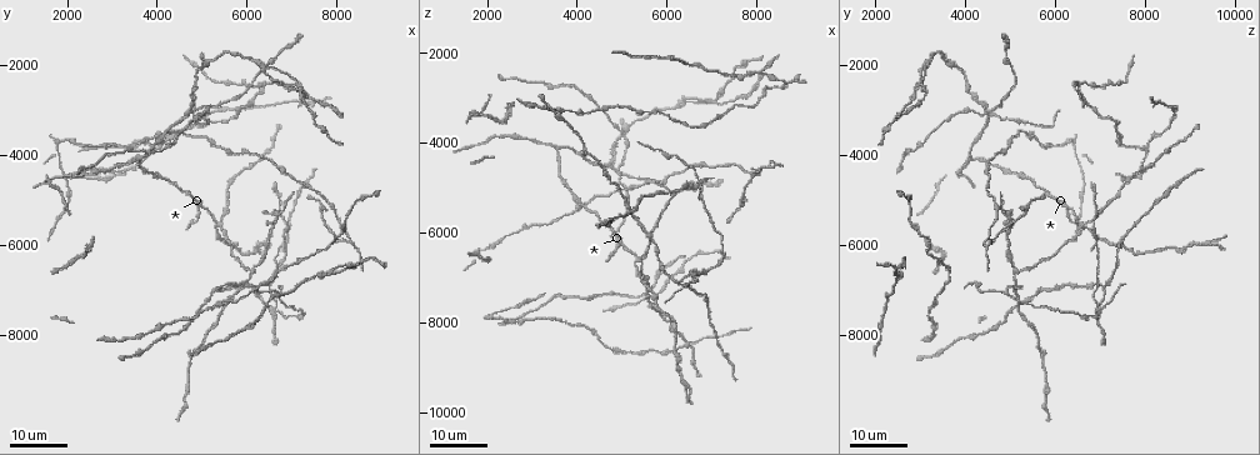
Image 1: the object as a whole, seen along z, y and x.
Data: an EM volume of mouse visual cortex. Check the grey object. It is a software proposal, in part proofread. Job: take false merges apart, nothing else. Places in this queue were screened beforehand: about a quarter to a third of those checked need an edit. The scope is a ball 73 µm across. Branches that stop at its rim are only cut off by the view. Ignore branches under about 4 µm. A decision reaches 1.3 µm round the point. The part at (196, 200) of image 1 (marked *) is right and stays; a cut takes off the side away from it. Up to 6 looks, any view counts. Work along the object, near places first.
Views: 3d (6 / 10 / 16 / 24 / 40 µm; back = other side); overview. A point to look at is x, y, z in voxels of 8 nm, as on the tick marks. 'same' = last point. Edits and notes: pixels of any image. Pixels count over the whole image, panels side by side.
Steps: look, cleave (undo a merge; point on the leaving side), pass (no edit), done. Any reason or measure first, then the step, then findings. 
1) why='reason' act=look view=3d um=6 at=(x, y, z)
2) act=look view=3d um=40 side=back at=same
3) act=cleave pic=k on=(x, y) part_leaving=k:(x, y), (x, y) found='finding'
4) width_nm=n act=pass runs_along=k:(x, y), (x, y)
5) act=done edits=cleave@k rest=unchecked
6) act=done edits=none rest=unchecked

why='four arms meet' act=look view=3d um=24 at=(5350, 5550, 6600)

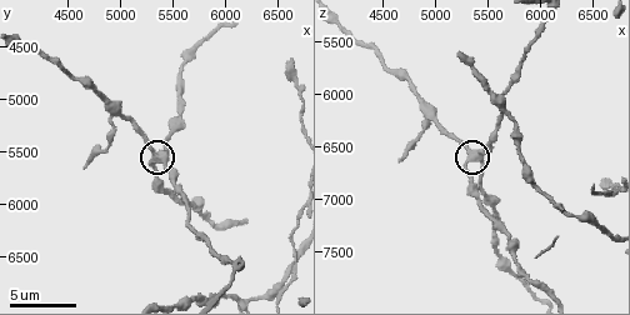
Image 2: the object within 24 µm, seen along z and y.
act=look view=3d um=10 at=(5420, 5540, 6600)

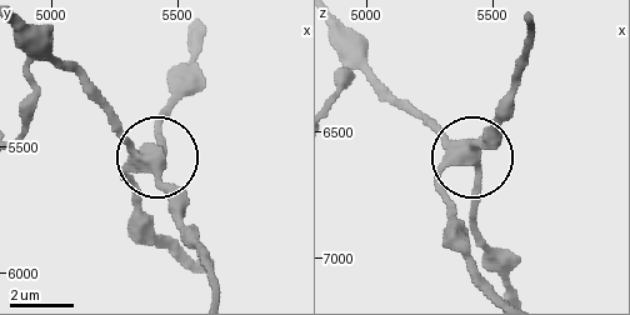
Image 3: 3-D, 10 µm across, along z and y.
arms=4 act=cleave pic=3 on=(185, 195) part_leaving=3:(154, 164), (211, 290) found='a second neuron is stuck on'

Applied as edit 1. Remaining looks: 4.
act=look view=overview

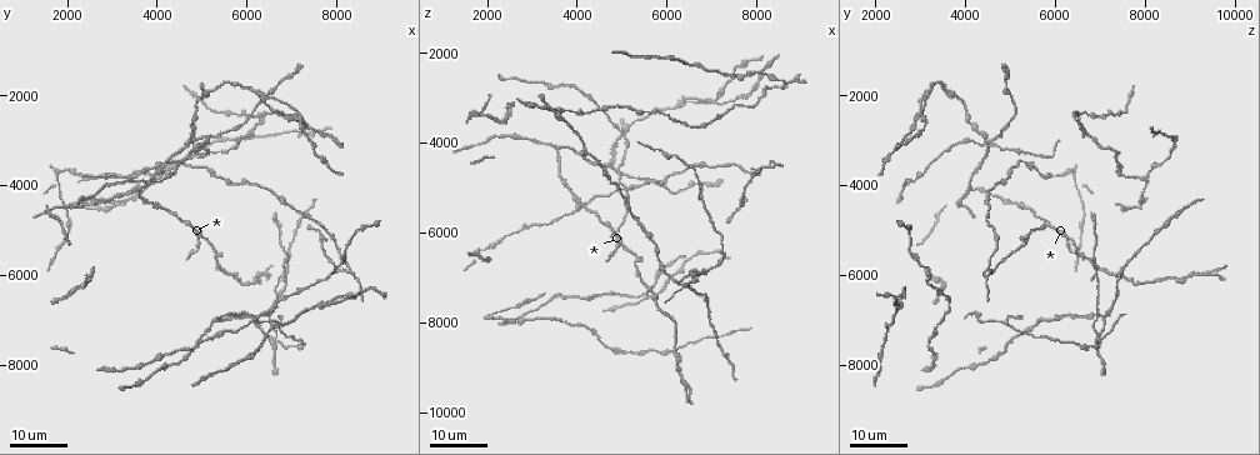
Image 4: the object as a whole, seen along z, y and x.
why='three arms meet' act=look view=3d um=24 at=(6400, 2350, 6650)

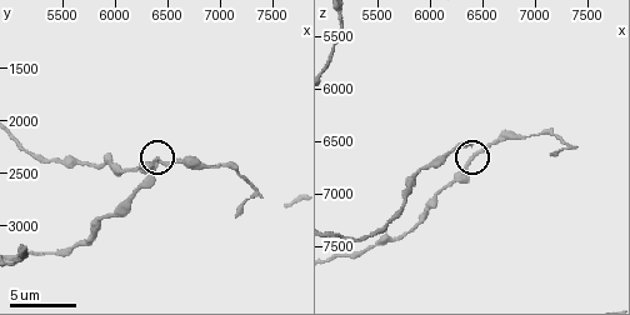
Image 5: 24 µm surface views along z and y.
act=look view=3d um=10 at=(6400, 2400, 6620)

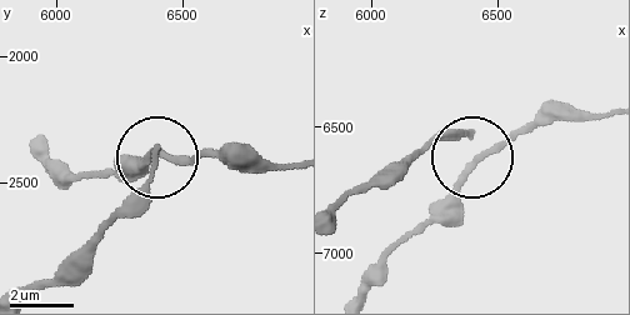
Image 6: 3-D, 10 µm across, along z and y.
arms=3 act=pass found='continuous, no second neuron'

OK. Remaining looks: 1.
act=done edits=cleave@3 rest=unchecked

